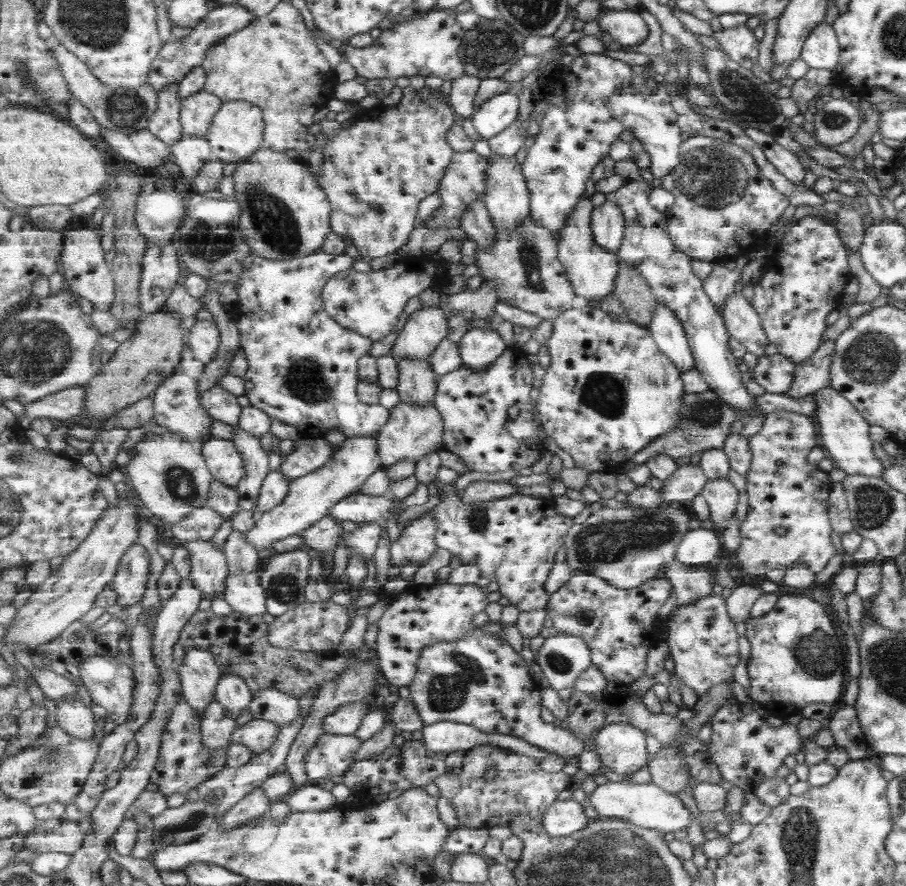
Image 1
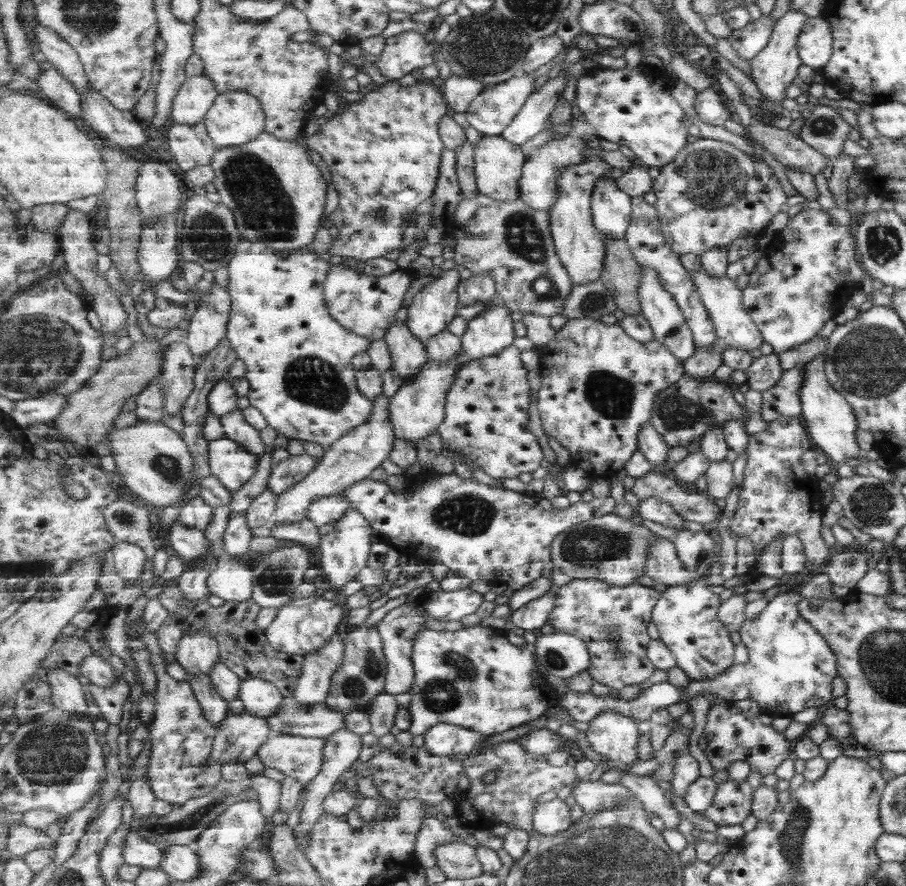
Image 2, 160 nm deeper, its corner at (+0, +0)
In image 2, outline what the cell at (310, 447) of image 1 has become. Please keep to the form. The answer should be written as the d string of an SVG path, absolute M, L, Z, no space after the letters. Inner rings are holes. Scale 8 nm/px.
M309 454L289 455L287 459L273 467L268 488L279 495L287 492L301 482L319 462L318 458L309 456Z

